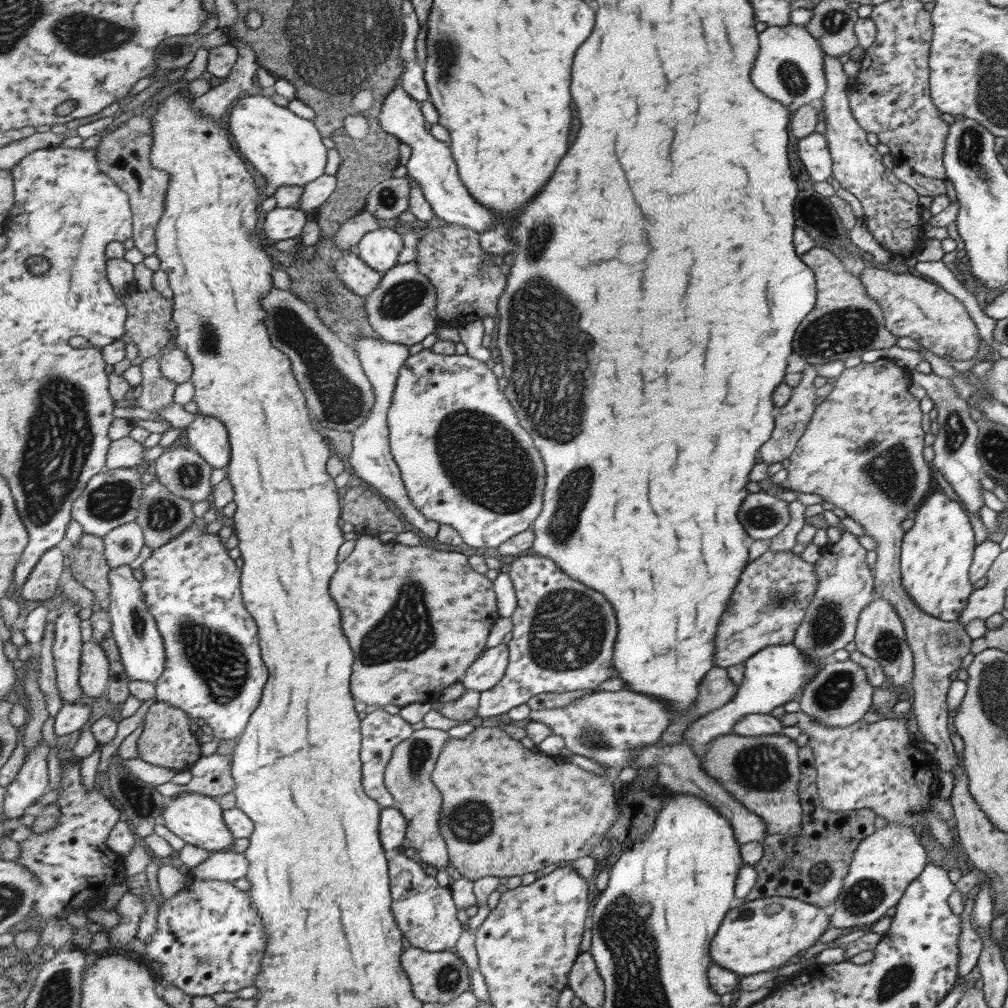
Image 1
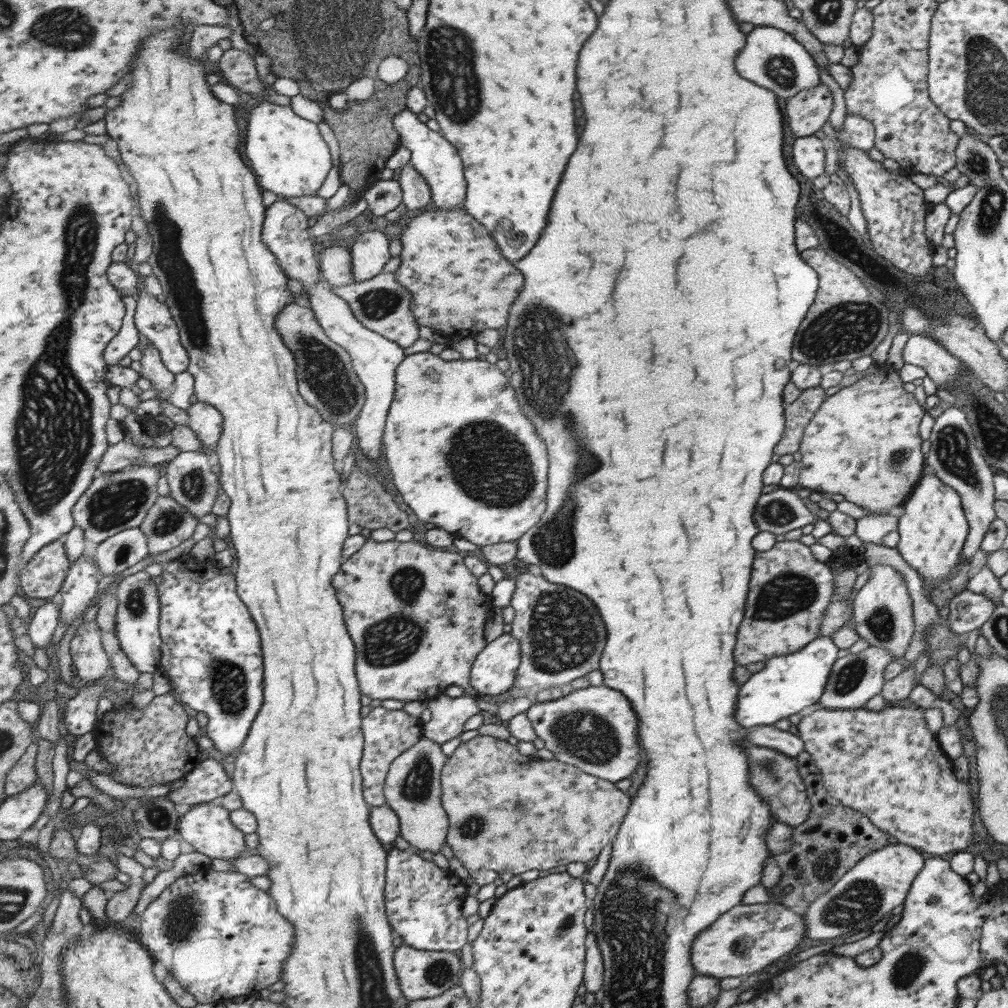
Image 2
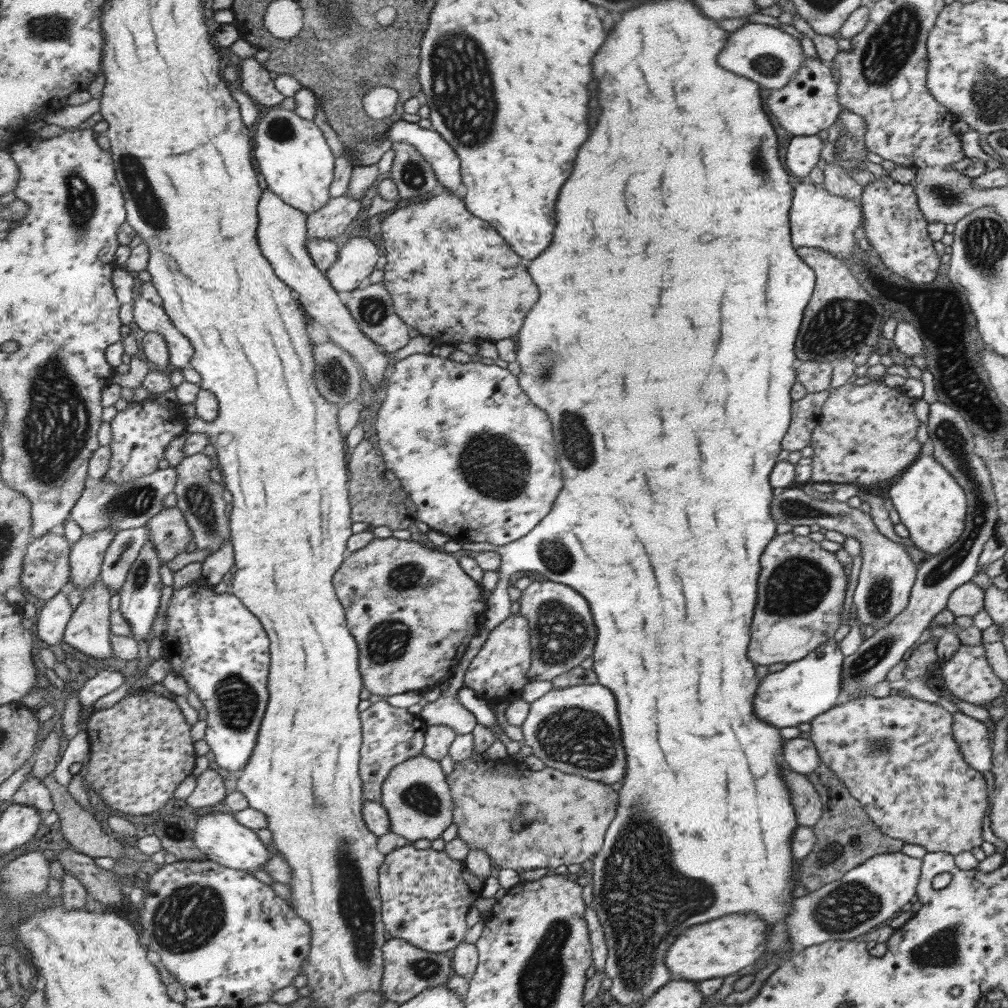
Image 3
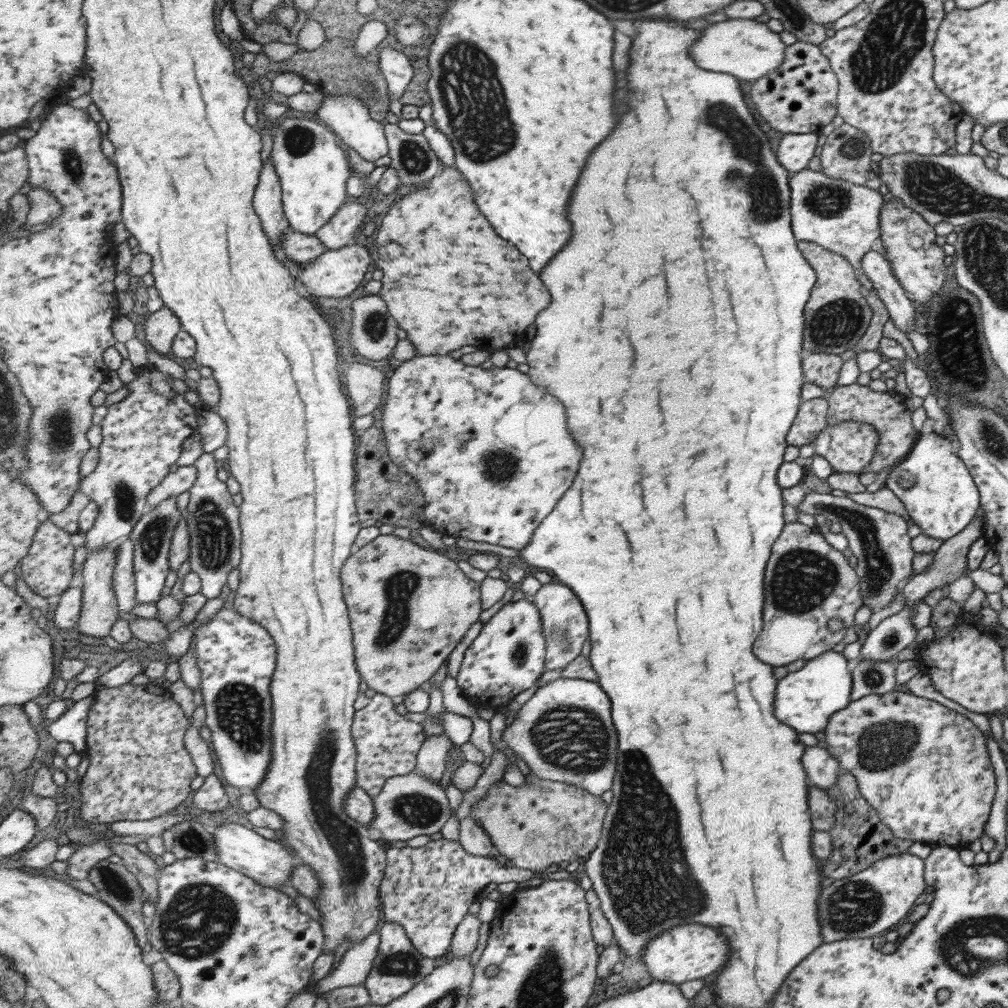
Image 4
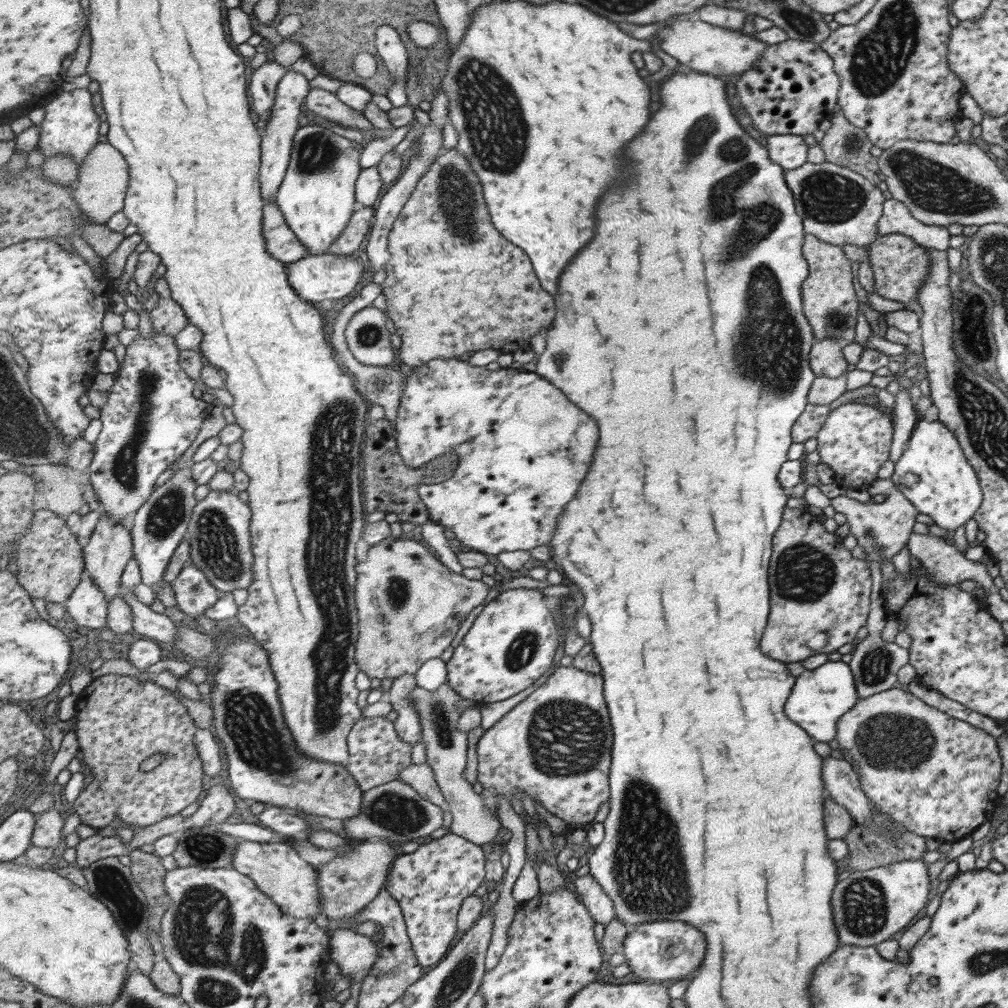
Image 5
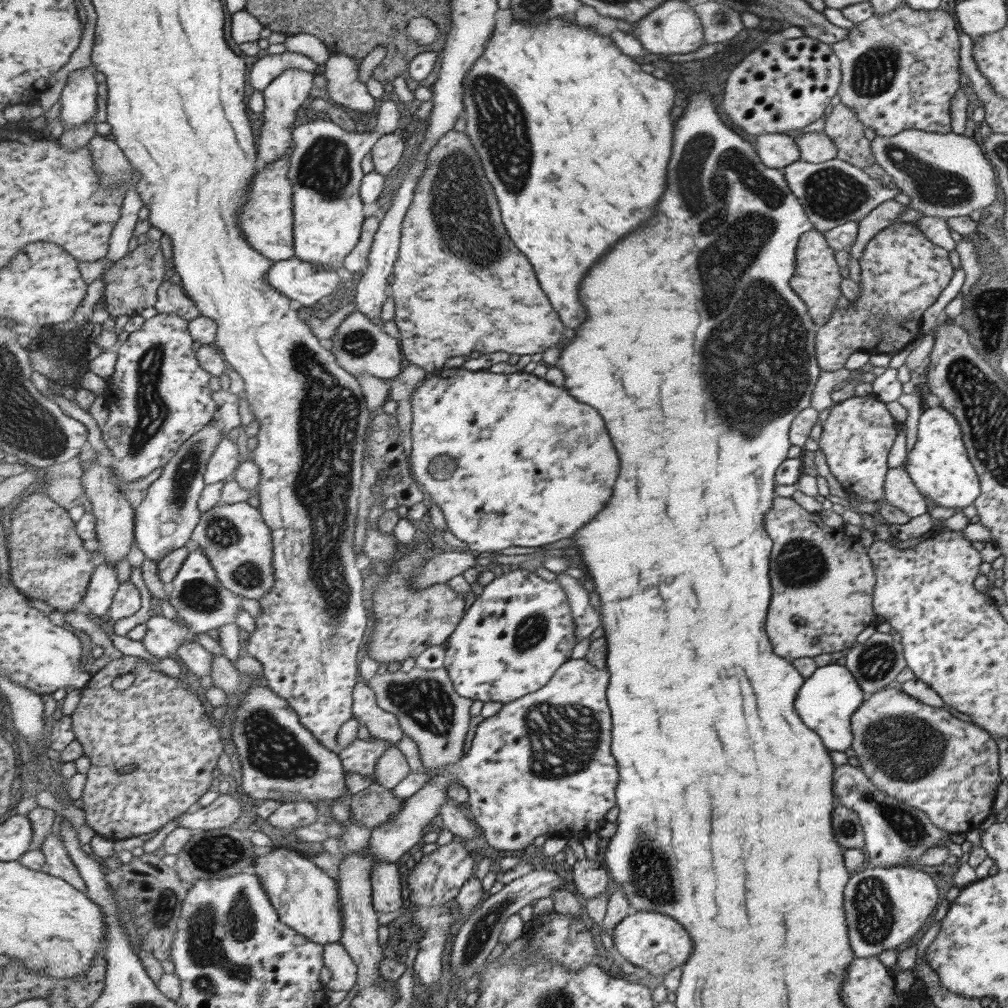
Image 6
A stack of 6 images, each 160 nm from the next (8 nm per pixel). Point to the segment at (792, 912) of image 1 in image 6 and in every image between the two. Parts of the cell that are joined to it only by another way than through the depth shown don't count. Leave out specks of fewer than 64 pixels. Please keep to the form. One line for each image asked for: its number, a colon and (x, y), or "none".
2: (745, 939)
3: (718, 948)
4: (690, 952)
5: (662, 950)
6: (659, 943)

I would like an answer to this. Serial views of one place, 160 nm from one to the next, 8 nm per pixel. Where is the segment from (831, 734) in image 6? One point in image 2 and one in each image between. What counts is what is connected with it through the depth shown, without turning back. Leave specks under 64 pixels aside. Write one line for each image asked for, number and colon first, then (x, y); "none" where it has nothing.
2: (786, 684)
3: (795, 695)
4: (804, 700)
5: (818, 698)

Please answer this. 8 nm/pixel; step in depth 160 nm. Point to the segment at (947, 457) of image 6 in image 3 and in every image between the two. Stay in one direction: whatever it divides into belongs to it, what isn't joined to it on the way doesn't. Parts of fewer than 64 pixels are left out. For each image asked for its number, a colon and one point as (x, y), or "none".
3: (930, 504)
4: (938, 494)
5: (932, 473)

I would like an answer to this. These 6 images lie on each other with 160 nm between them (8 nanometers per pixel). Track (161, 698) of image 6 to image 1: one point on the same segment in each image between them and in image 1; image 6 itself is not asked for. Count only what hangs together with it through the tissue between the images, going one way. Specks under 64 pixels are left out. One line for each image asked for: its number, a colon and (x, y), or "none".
1: (168, 740)
2: (149, 746)
3: (142, 749)
4: (140, 767)
5: (121, 721)

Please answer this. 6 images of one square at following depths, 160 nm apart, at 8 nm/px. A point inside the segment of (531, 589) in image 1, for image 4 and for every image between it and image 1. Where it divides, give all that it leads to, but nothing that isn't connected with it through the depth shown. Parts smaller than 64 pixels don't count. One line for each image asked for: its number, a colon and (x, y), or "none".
2: (563, 636)
3: (563, 630)
4: (567, 626)

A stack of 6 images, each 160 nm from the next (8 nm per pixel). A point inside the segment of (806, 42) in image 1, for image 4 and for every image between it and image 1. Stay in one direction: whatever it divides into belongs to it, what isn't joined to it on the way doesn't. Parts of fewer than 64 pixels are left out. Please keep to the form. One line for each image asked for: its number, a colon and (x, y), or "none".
2: (772, 59)
3: (765, 54)
4: (748, 50)

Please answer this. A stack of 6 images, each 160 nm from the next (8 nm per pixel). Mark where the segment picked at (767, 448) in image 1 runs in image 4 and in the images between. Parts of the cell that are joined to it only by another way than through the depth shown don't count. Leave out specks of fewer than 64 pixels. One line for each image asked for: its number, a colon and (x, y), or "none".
2: (797, 414)
3: (804, 413)
4: (810, 418)

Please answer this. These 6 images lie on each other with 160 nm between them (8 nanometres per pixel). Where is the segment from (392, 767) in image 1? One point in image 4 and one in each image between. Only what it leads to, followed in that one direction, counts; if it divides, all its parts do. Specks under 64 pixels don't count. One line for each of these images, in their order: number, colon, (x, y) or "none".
2: (414, 784)
3: (418, 796)
4: (409, 805)

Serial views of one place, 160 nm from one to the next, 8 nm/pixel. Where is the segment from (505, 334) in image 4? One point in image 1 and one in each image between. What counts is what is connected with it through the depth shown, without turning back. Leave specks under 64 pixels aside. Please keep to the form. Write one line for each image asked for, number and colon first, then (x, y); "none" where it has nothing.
1: (470, 281)
2: (462, 284)
3: (453, 278)

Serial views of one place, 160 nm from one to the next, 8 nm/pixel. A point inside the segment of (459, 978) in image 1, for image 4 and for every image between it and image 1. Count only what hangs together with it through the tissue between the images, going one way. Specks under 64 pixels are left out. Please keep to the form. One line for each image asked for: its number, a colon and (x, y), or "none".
2: (423, 974)
3: (410, 970)
4: (400, 965)

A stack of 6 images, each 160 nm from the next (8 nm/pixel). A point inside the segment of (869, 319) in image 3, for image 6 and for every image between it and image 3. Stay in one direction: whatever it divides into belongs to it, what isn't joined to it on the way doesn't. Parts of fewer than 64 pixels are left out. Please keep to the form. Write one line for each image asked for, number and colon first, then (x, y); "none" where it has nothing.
4: (836, 314)
5: (828, 302)
6: (815, 281)

